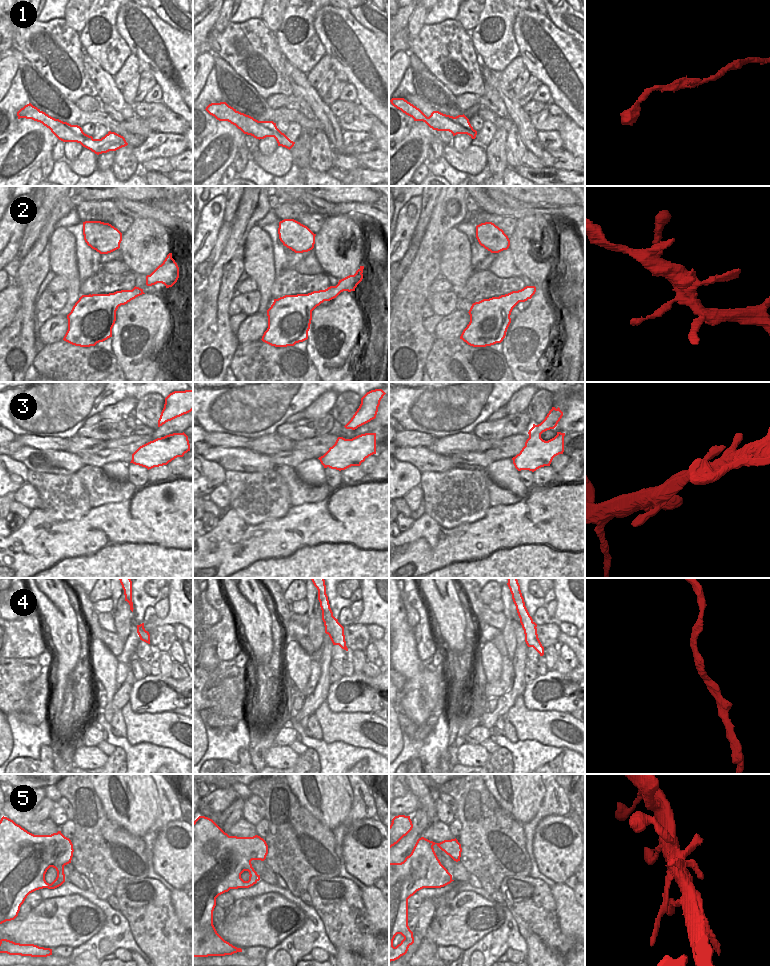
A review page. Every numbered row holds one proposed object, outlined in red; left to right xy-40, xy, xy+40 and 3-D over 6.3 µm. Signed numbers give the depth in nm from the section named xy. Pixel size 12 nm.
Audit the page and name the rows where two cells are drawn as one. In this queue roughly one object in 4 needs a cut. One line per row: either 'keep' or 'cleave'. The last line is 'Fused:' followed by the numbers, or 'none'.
1: cleave
2: keep
3: keep
4: keep
5: keep
Fused: 1

